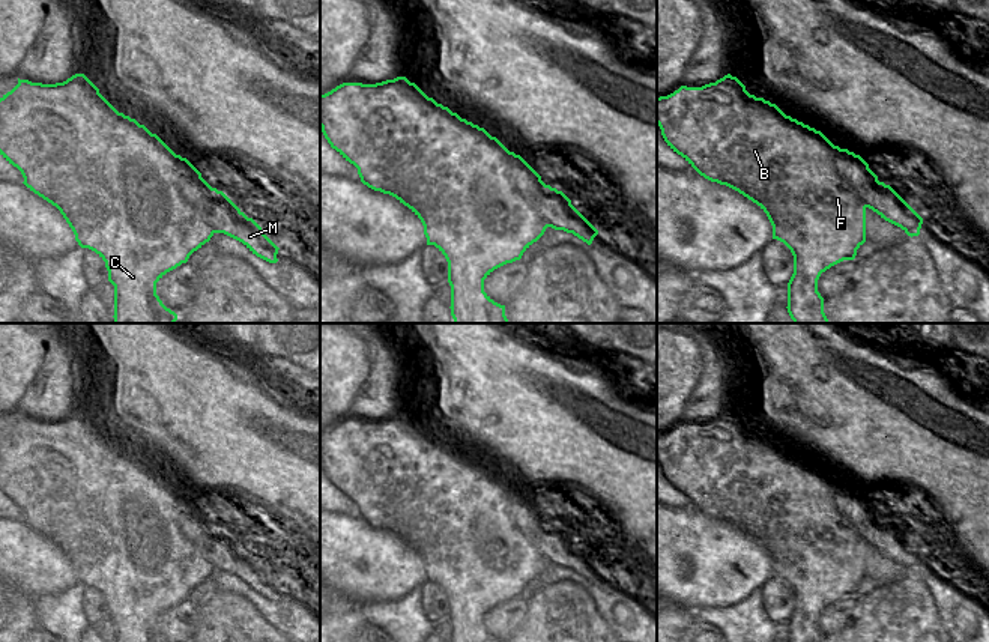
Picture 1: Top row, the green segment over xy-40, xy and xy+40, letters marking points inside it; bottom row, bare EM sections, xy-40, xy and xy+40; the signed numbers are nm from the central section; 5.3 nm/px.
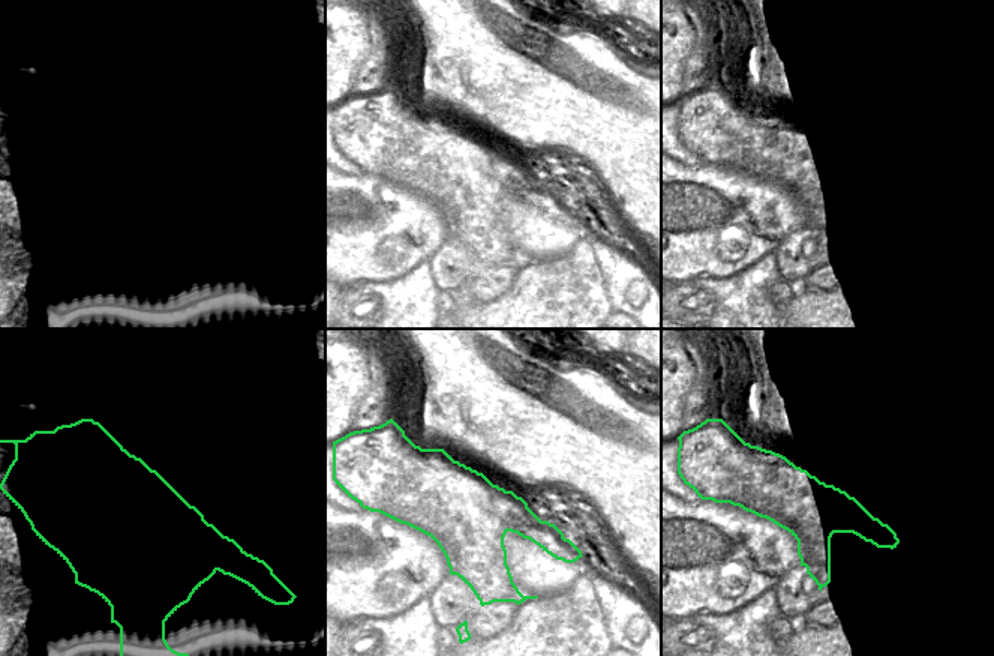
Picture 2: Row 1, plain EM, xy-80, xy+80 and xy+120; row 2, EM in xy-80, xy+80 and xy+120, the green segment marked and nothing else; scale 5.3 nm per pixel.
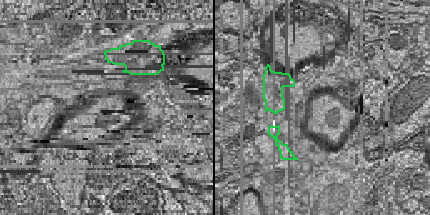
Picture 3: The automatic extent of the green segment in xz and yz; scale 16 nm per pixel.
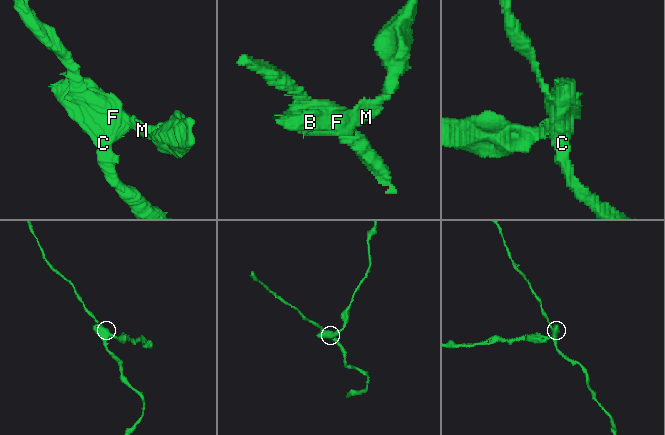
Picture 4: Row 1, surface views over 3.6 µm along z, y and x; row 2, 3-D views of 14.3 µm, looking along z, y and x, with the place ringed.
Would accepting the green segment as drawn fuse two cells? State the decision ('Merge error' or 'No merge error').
Merge error.

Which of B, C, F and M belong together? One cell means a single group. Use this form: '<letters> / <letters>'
B C F / M

